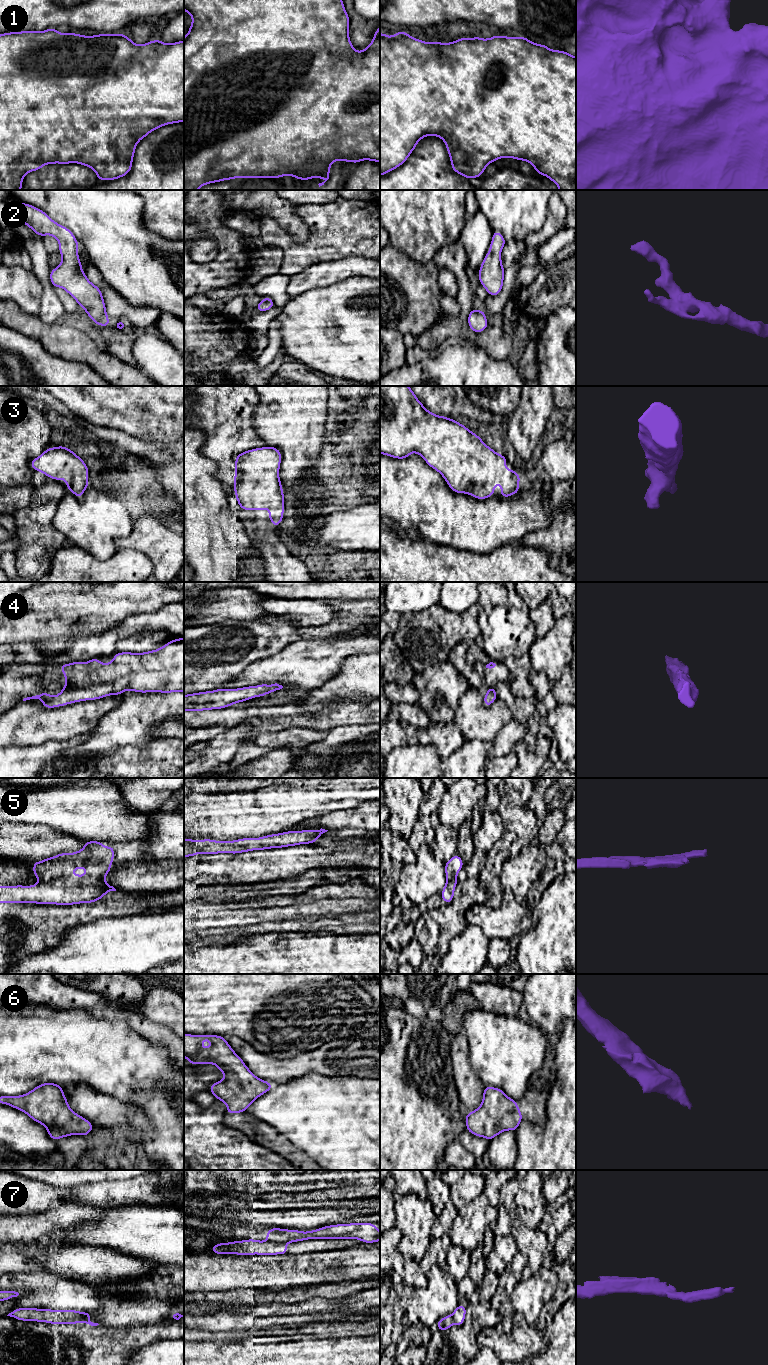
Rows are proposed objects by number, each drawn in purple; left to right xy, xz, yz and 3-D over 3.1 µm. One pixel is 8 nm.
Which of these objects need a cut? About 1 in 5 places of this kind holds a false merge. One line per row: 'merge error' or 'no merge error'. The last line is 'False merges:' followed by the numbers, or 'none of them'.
1: no merge error
2: no merge error
3: no merge error
4: no merge error
5: no merge error
6: no merge error
7: merge error
False merges: 7

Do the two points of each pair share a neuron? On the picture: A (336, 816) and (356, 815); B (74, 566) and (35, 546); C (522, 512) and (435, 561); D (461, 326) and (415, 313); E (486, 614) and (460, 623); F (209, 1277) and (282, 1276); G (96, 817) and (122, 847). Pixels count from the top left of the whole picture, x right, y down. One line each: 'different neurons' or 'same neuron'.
A: same neuron
B: different neurons
C: different neurons
D: different neurons
E: different neurons
F: same neuron
G: different neurons

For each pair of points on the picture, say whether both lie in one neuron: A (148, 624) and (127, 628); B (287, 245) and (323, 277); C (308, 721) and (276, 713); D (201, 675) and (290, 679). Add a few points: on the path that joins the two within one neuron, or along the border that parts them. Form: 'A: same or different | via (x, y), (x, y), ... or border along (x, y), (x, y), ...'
A: same | via (143, 624), (132, 626)
B: different | border along (334, 259), (328, 262), (315, 262), (290, 276)
C: same | via (300, 716), (284, 715)
D: different | border along (254, 662), (249, 664), (233, 679), (220, 684)

